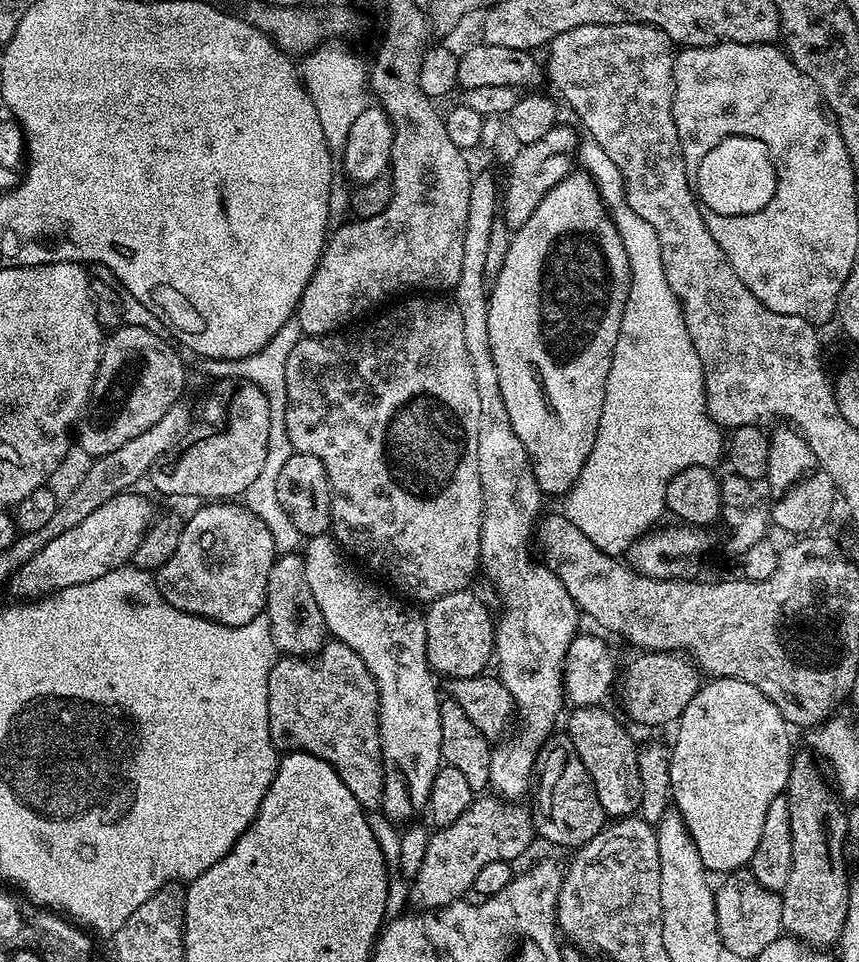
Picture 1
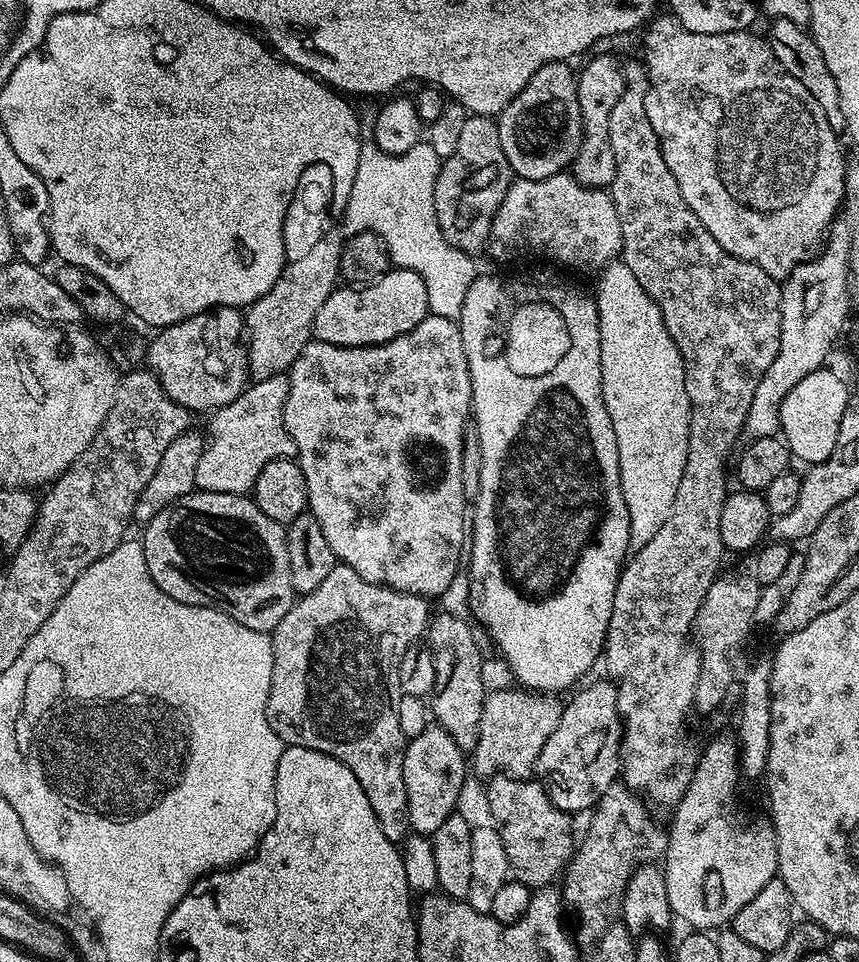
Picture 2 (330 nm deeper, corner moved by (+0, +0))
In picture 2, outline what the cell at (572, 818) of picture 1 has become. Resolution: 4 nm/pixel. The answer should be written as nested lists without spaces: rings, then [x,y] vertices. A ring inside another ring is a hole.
[[[501,774],[491,777],[487,781],[486,787],[492,826],[496,828],[497,834],[501,836],[502,844],[506,848],[506,858],[509,859],[511,875],[533,890],[549,887],[555,881],[552,879],[556,875],[559,877],[567,869],[568,862],[572,858],[574,851],[574,840],[572,844],[573,817],[567,812],[558,810],[558,806],[554,806],[554,802],[548,797],[543,783],[537,782],[535,779]]]

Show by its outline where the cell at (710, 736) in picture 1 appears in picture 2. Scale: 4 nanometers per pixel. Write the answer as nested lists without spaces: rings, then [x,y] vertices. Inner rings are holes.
[[[731,735],[720,736],[703,745],[690,786],[686,786],[686,794],[682,794],[671,813],[668,848],[662,857],[666,898],[673,917],[688,923],[692,930],[720,930],[731,925],[738,910],[742,910],[766,882],[777,879],[780,871],[772,821],[767,815],[747,816],[740,809],[740,800],[736,797],[740,780],[737,741]]]

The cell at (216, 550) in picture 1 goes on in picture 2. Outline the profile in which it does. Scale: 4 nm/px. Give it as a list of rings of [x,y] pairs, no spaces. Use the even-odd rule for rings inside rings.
[[[194,490],[162,510],[143,529],[142,543],[150,578],[170,598],[190,606],[202,606],[224,612],[234,622],[271,634],[286,618],[294,603],[290,578],[290,554],[287,552],[285,525],[266,518],[248,494]]]

